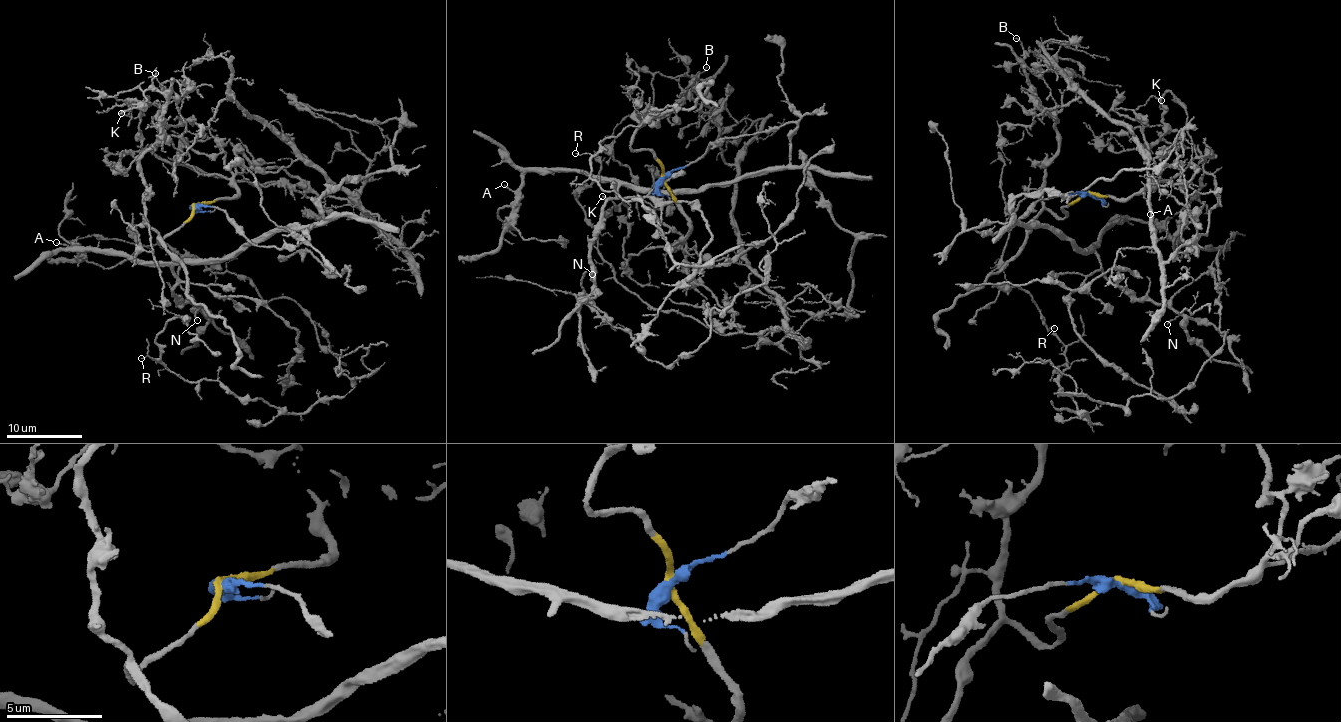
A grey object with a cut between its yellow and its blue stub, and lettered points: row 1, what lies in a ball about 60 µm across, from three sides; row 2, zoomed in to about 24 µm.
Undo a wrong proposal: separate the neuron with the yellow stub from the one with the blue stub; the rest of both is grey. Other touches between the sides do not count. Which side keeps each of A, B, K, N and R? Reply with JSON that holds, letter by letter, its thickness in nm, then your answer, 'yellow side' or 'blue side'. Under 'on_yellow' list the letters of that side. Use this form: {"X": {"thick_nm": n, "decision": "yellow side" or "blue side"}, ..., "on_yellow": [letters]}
{"A": {"thick_nm": 120, "decision": "blue side"}, "B": {"thick_nm": 130, "decision": "yellow side"}, "K": {"thick_nm": 130, "decision": "yellow side"}, "N": {"thick_nm": 140, "decision": "blue side"}, "R": {"thick_nm": 90, "decision": "yellow side"}, "on_yellow": ["B", "K", "R"]}

